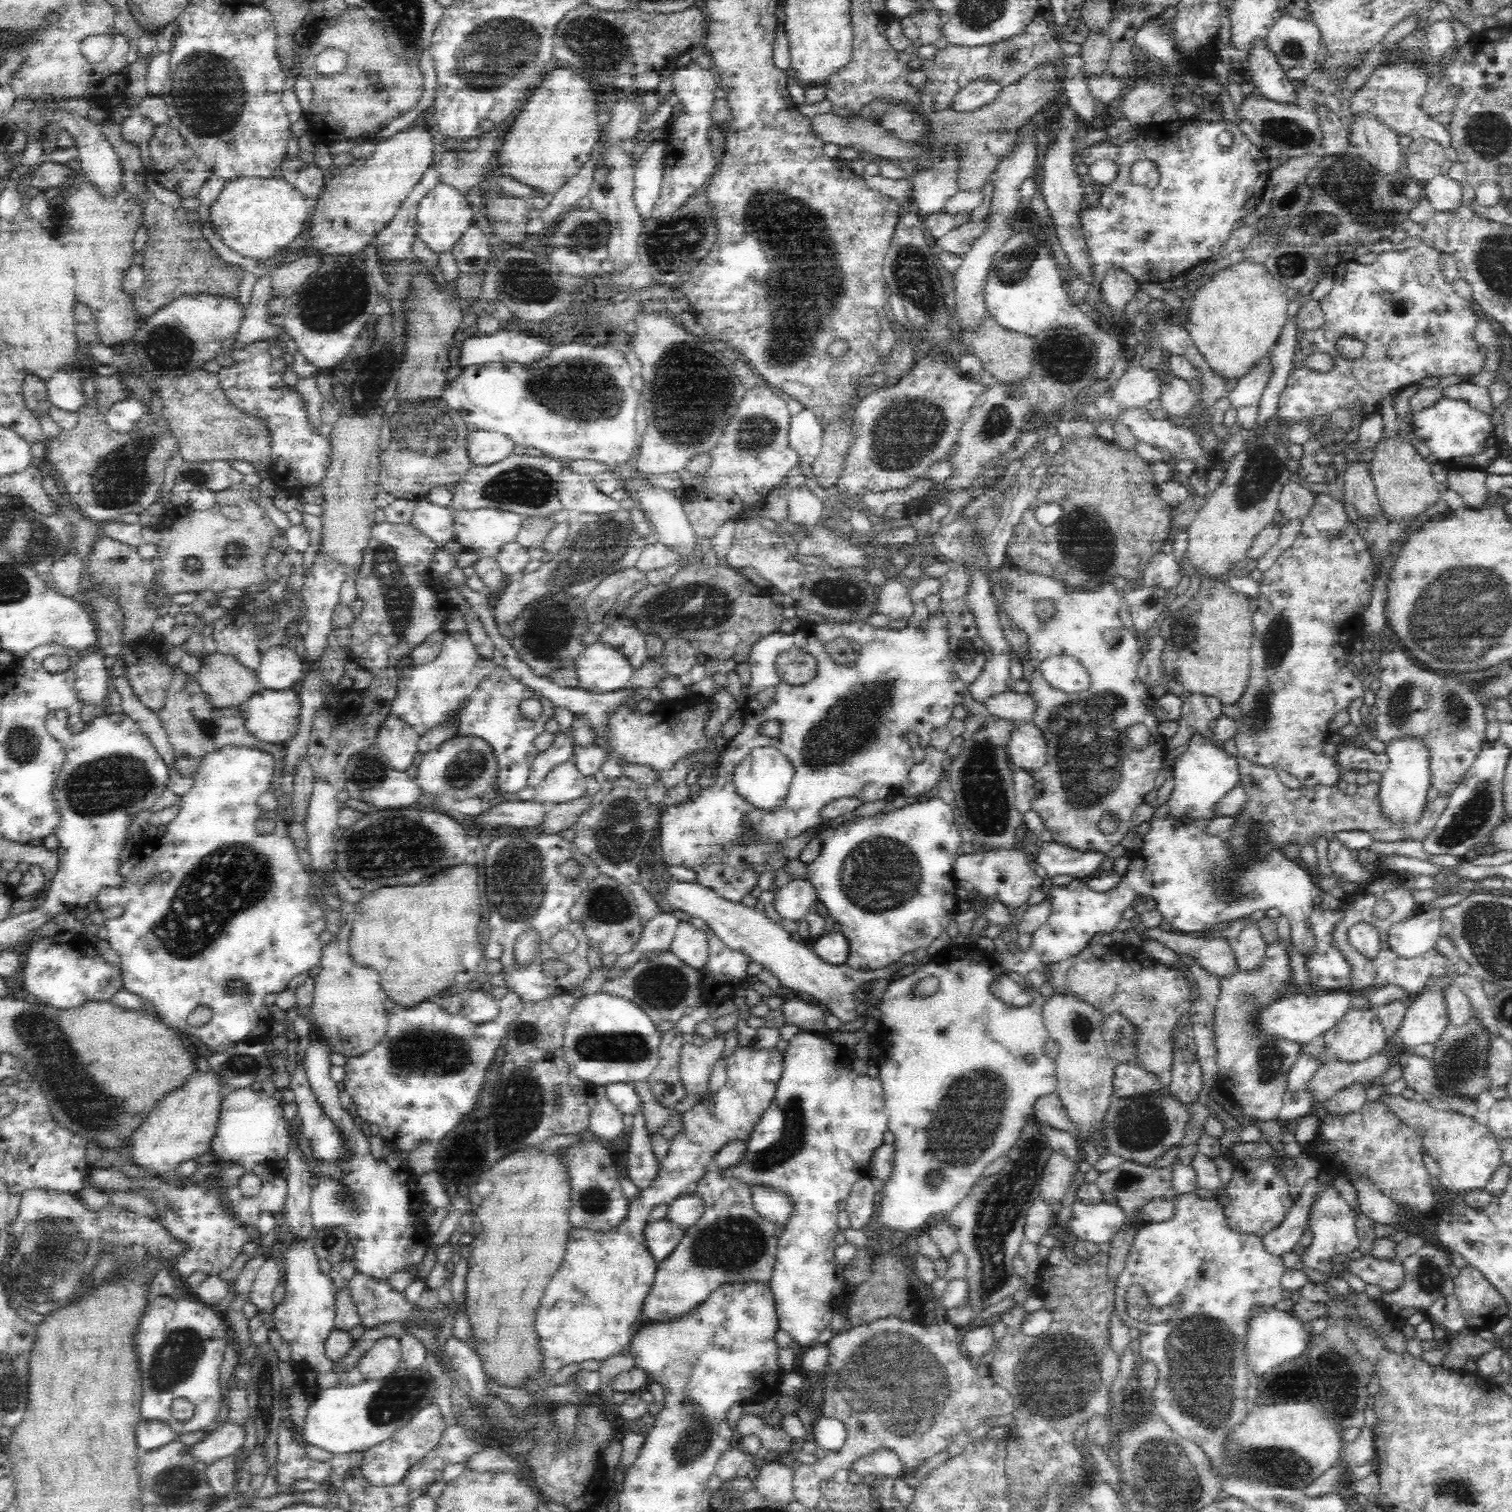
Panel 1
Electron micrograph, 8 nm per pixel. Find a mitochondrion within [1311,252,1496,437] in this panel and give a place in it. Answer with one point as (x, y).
(1400, 308)

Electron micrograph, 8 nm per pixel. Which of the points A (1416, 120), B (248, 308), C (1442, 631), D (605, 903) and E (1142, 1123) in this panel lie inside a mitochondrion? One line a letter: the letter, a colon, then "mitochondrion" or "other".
A: other
B: other
C: mitochondrion
D: mitochondrion
E: mitochondrion

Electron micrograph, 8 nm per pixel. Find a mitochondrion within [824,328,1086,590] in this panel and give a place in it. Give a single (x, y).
(908, 431)

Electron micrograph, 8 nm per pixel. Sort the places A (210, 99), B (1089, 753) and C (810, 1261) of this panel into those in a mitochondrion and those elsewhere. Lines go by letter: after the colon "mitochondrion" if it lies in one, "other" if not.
A: mitochondrion
B: mitochondrion
C: other

